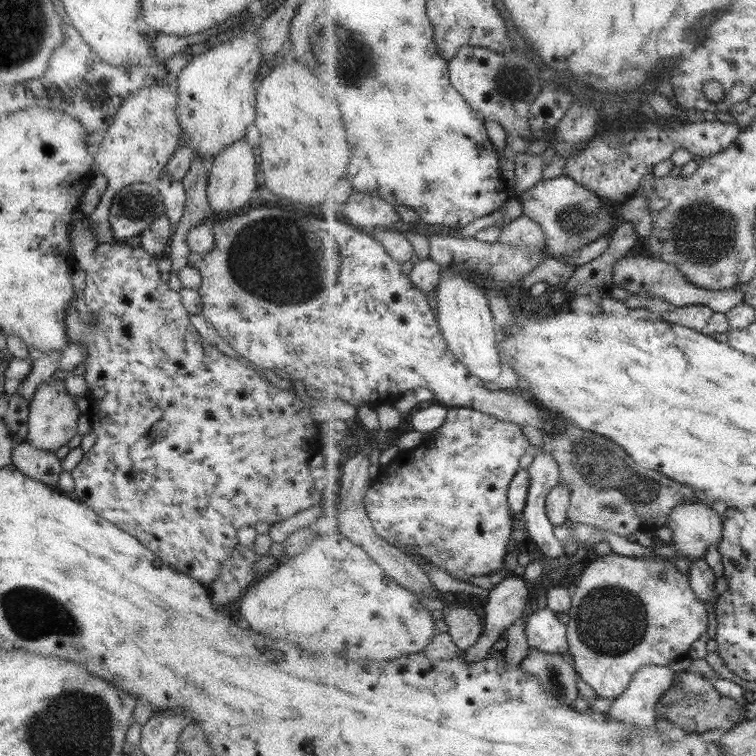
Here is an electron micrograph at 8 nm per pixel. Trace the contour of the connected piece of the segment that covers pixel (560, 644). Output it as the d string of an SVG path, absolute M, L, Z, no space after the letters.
M549 606L529 614L527 622L529 643L534 648L569 656L568 626Z

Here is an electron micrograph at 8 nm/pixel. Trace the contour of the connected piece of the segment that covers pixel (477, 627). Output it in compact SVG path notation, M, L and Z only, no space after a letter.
M445 606L443 614L443 619L449 625L448 632L463 652L476 645L485 633L486 625L482 624L482 618L472 608Z

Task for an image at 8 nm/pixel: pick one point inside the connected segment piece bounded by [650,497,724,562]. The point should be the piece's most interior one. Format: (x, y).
(696, 526)

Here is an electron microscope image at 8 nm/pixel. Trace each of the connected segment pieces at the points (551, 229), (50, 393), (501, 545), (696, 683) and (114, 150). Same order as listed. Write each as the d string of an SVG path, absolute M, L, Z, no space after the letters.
M566 173L553 179L540 180L534 187L518 196L518 199L524 205L524 214L541 224L544 232L547 232L548 252L565 264L570 264L566 260L571 255L574 256L580 248L588 246L598 238L611 235L620 224L614 224L614 213L618 205L606 202Z
M50 378L34 393L29 402L28 434L26 440L38 450L56 453L61 447L68 445L69 440L78 432L78 419L81 412L74 401L75 397L66 391L65 380Z
M453 407L442 428L425 435L418 447L403 453L407 462L402 468L400 462L394 462L394 468L380 472L378 482L372 483L372 491L365 494L368 514L380 536L404 549L422 566L435 564L466 582L474 576L506 571L510 536L514 534L514 519L517 517L509 494L514 479L521 472L520 462L524 454L533 452L533 449L519 424L476 409Z
M688 670L677 674L674 686L664 693L657 708L659 716L668 718L676 726L675 732L689 730L689 732L710 734L711 730L718 729L729 732L748 719L744 715L746 705L722 694L710 678Z
M161 82L144 87L124 100L116 120L108 127L108 134L93 149L91 172L103 174L108 179L106 192L94 212L88 216L91 233L98 241L111 229L109 208L113 196L125 186L137 182L156 184L164 174L165 166L181 142L183 128L177 115L178 105L179 94L176 89Z

